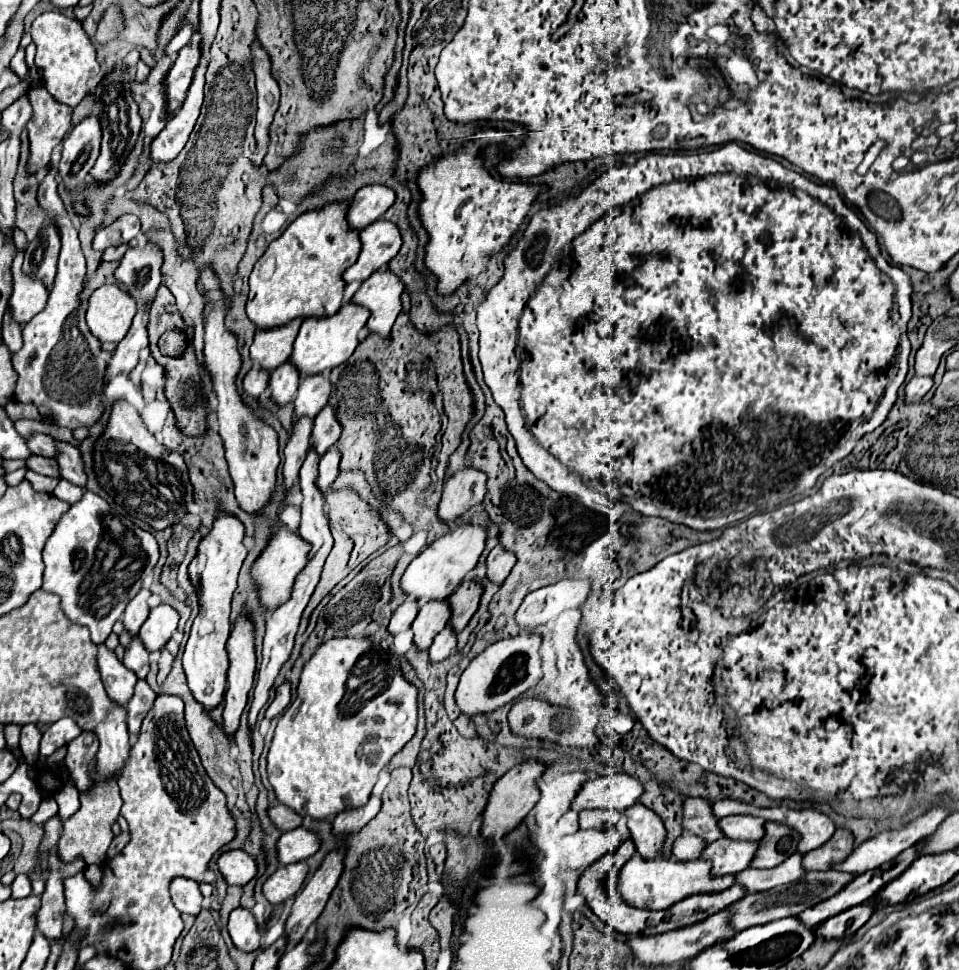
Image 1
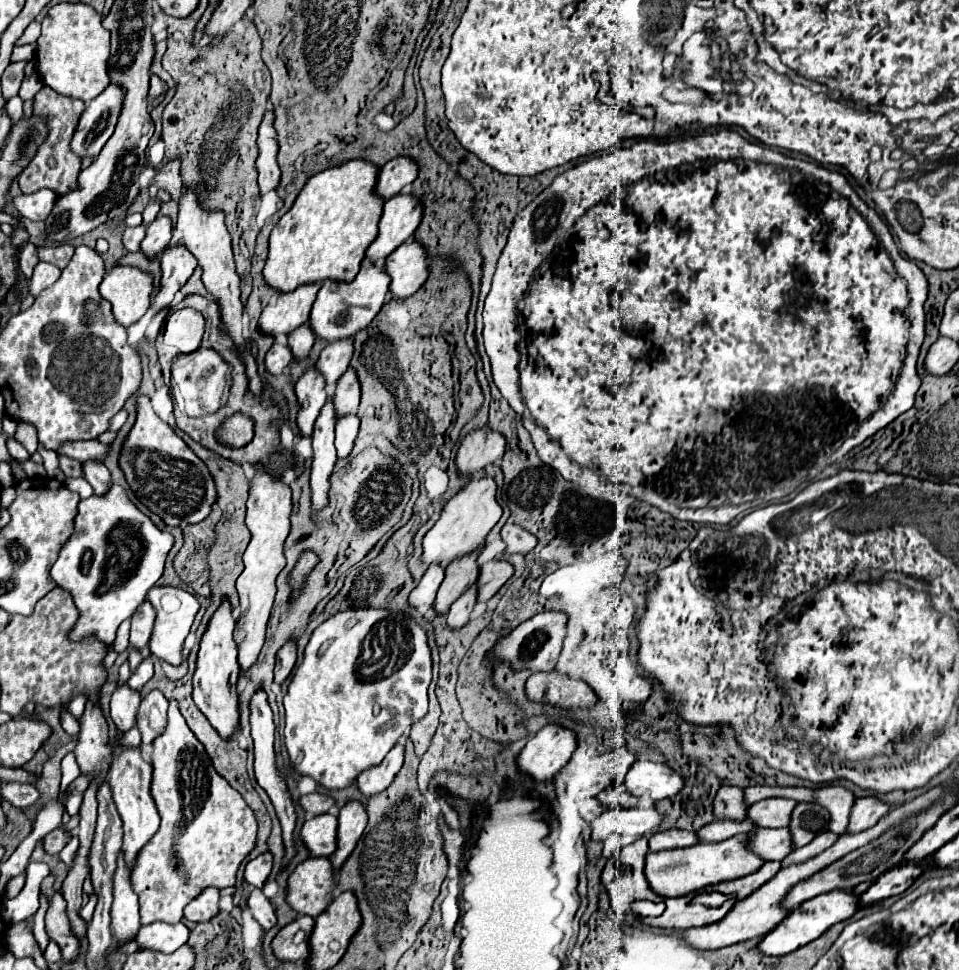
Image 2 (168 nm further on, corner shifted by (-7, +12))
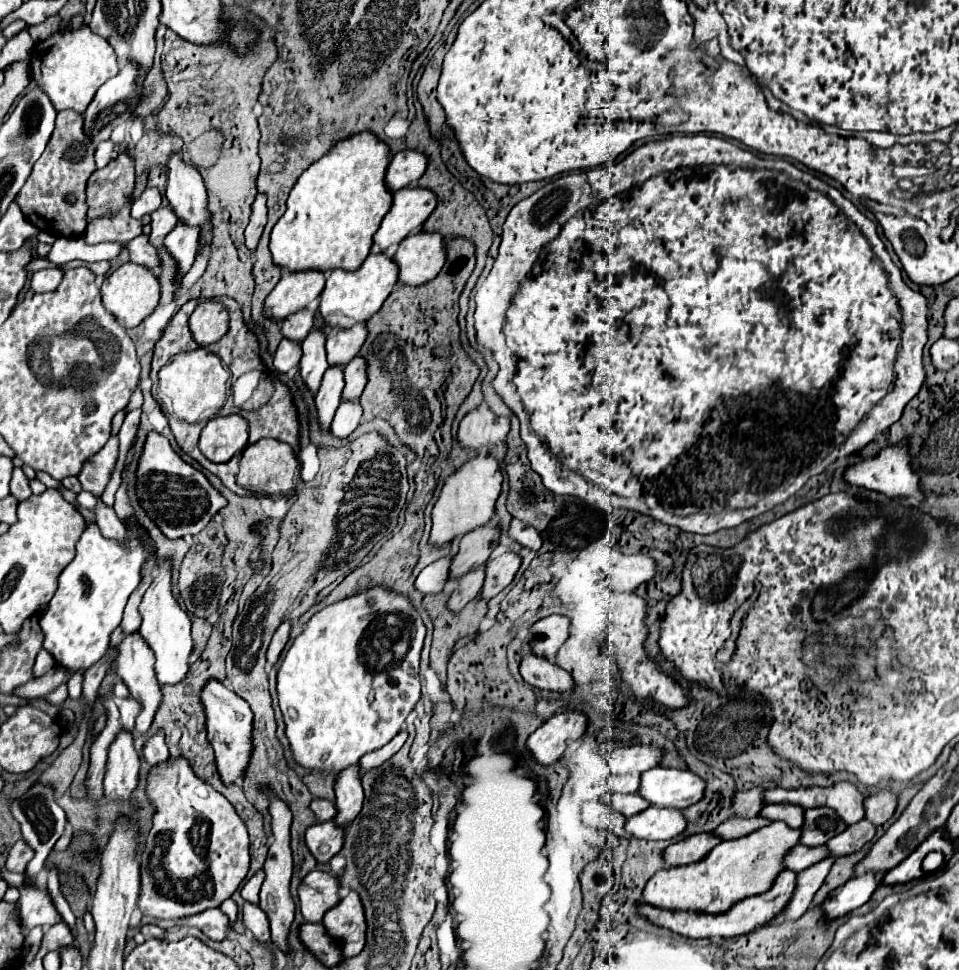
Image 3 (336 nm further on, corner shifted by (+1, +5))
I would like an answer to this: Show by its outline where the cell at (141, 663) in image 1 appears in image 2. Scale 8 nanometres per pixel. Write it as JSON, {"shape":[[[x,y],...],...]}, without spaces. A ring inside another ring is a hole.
{"shape":[[[149,654],[147,658],[143,658],[143,662],[135,668],[135,672],[131,674],[131,678],[127,680],[127,684],[131,686],[131,688],[137,688],[137,690],[141,690],[143,688],[143,684],[153,676],[153,654]]]}

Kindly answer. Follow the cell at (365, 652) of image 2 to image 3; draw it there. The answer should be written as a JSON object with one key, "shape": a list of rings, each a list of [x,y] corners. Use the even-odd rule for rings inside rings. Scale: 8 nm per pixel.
{"shape":[[[371,587],[363,593],[357,593],[357,595],[351,595],[351,597],[345,597],[343,601],[337,601],[333,605],[327,605],[325,609],[321,609],[319,613],[315,613],[305,631],[293,641],[291,649],[287,651],[279,671],[277,671],[277,693],[279,693],[279,707],[283,711],[283,717],[285,717],[285,725],[287,725],[287,737],[289,737],[289,743],[291,743],[291,751],[293,751],[293,757],[299,765],[307,767],[307,769],[321,769],[321,771],[333,771],[333,773],[339,773],[341,769],[349,767],[349,765],[355,765],[359,763],[359,759],[373,751],[373,749],[379,749],[381,745],[389,743],[403,727],[407,715],[411,713],[411,709],[417,705],[419,697],[421,697],[421,683],[419,683],[419,655],[421,655],[421,649],[423,649],[423,639],[425,639],[425,633],[427,633],[427,627],[423,623],[423,617],[421,613],[413,607],[411,599],[403,593],[395,593],[387,587]]]}

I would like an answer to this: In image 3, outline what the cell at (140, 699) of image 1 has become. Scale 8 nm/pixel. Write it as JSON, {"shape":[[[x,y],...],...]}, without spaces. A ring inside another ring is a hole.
{"shape":[[[151,735],[151,739],[147,741],[145,749],[143,749],[145,761],[149,765],[161,765],[169,759],[169,749],[165,745],[165,737],[163,735]]]}

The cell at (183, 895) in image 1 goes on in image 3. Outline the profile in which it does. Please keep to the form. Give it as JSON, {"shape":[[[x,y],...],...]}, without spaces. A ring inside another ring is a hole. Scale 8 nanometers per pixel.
{"shape":[[[207,909],[199,915],[193,915],[193,917],[187,917],[187,919],[176,919],[176,920],[156,920],[151,917],[143,917],[140,922],[140,926],[153,923],[163,929],[169,929],[173,925],[193,925],[193,927],[199,927],[209,939],[213,941],[223,941],[227,939],[227,931],[231,927],[229,919],[225,913],[221,913],[219,909]]]}

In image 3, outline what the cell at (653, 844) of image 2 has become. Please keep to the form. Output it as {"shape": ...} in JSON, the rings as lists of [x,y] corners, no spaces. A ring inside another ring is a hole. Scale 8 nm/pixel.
{"shape":[[[699,833],[693,837],[687,837],[671,847],[667,847],[665,851],[665,861],[671,867],[679,867],[679,865],[691,865],[701,861],[703,857],[707,857],[707,853],[711,853],[711,849],[721,841],[721,837],[713,835],[713,833]]]}

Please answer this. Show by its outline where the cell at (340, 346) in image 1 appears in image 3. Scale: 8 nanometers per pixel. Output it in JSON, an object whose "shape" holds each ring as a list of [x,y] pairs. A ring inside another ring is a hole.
{"shape":[[[369,253],[369,257],[363,261],[363,265],[355,271],[345,271],[345,269],[335,269],[325,283],[325,289],[321,293],[321,303],[319,311],[325,319],[327,325],[339,325],[339,327],[351,327],[357,321],[367,321],[371,315],[375,315],[387,295],[393,291],[397,285],[397,273],[395,263],[387,253]]]}

